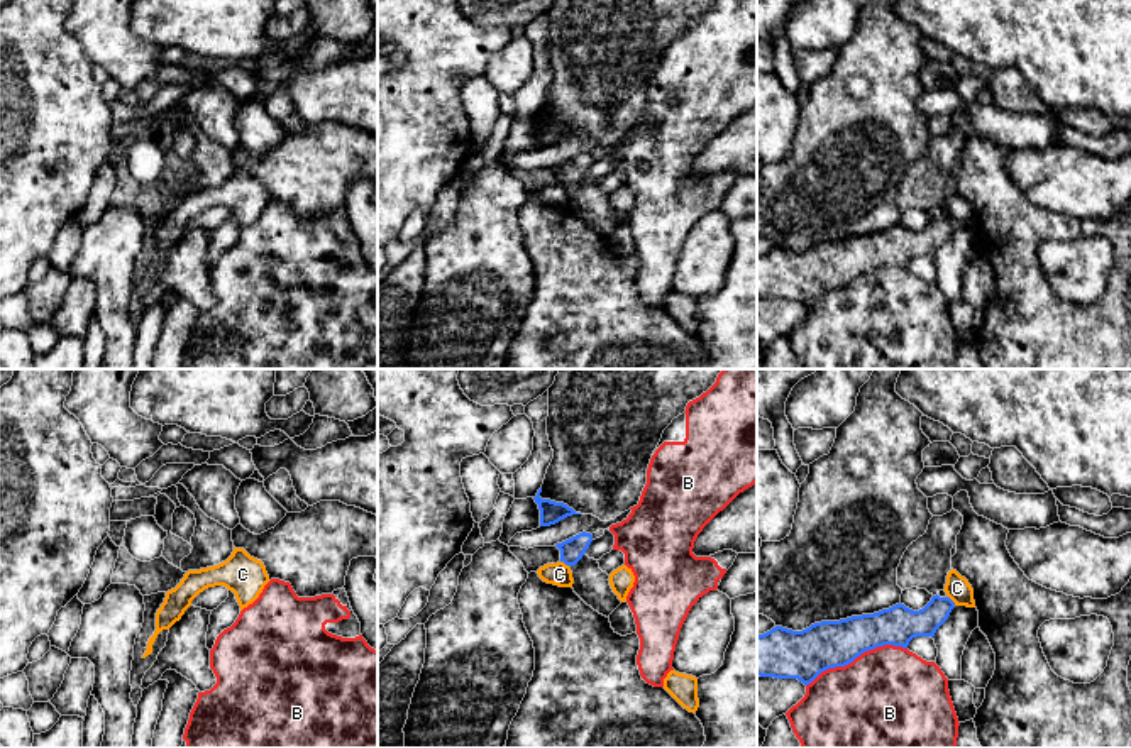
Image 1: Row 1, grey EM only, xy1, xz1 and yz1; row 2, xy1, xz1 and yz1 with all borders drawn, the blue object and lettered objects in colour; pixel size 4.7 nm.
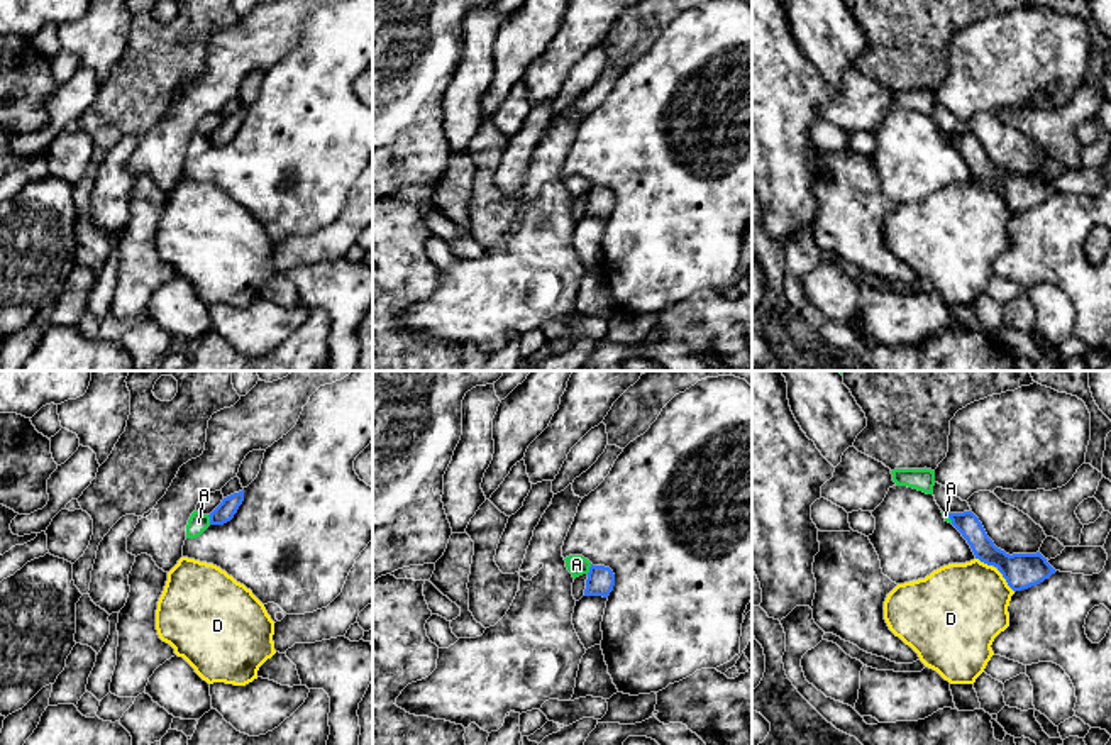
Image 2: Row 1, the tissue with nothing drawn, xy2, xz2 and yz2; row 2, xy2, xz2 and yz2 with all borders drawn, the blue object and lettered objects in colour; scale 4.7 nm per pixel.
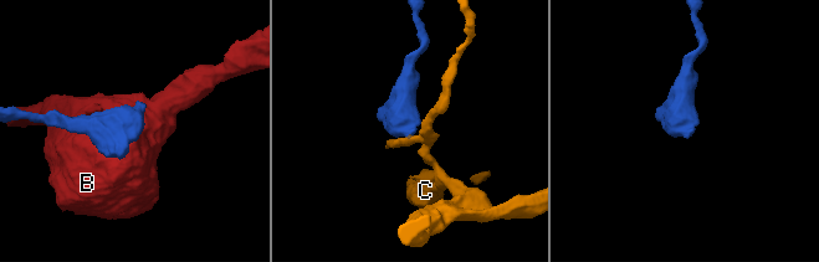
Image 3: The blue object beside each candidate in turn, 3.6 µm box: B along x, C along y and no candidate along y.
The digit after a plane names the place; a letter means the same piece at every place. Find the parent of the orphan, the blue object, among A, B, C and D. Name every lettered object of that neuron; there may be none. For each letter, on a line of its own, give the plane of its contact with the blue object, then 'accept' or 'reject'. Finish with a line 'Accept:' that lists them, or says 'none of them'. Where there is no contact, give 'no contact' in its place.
A: xy2 | reject
B: yz1 | reject
C: xz1 | reject
D: yz2 | reject
Accept: none of them

